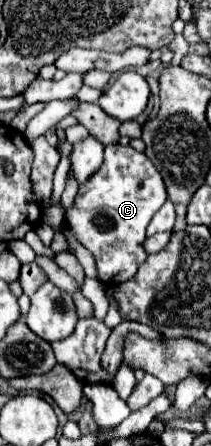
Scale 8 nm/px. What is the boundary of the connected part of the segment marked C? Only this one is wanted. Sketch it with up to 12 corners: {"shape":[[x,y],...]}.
{"shape":[[105,147],[67,223],[119,285],[165,199],[145,153]]}

